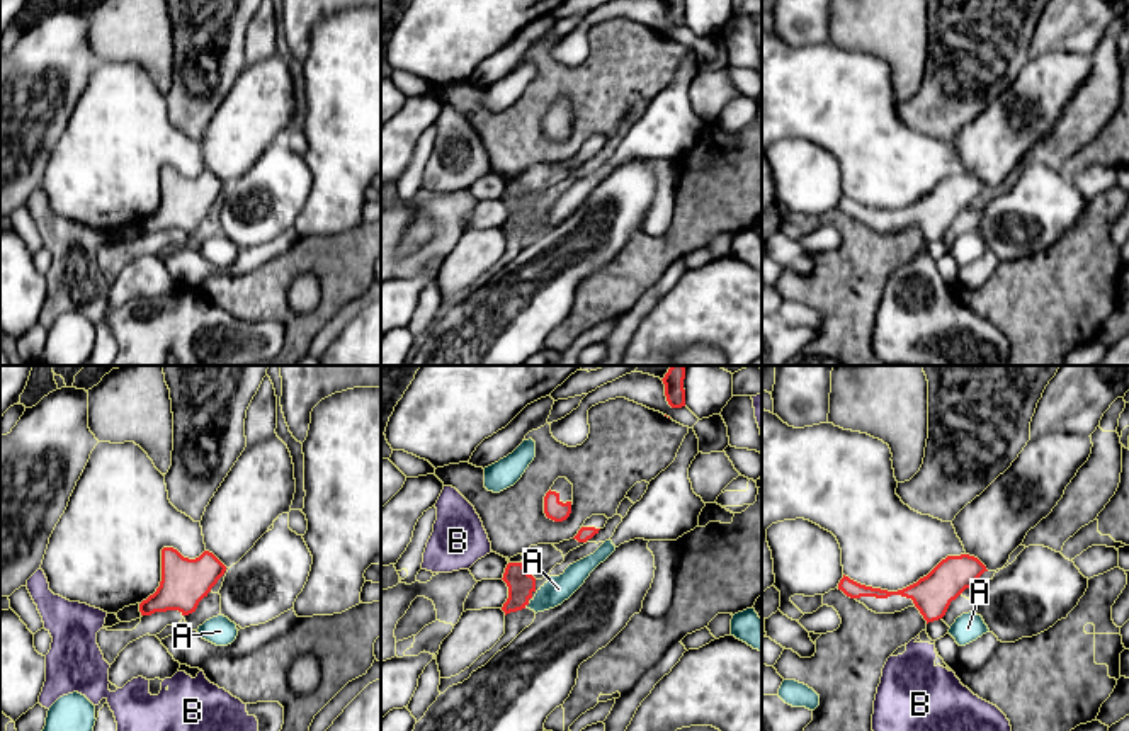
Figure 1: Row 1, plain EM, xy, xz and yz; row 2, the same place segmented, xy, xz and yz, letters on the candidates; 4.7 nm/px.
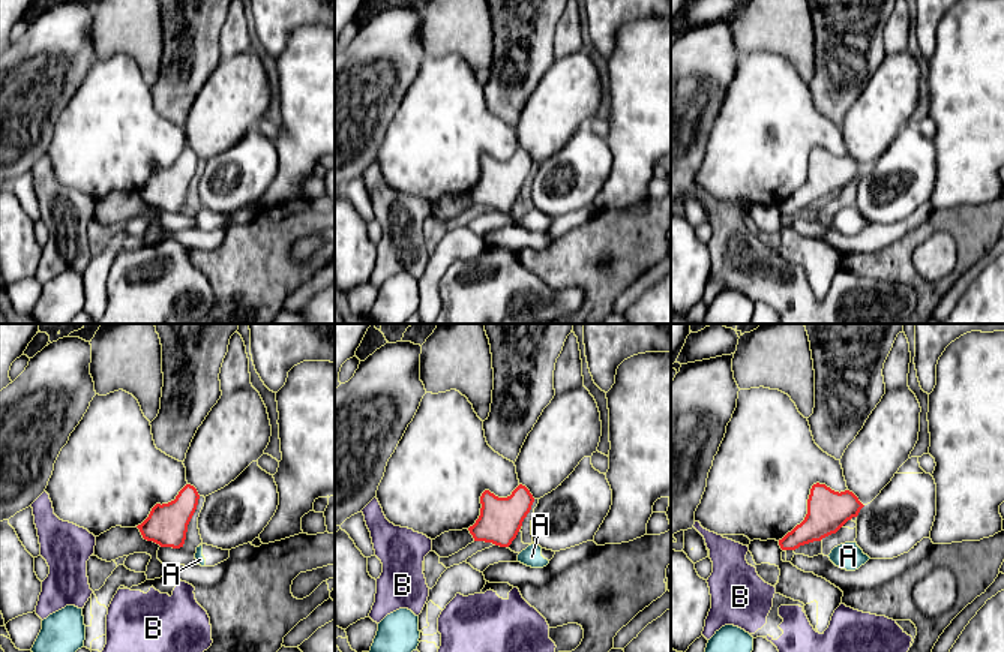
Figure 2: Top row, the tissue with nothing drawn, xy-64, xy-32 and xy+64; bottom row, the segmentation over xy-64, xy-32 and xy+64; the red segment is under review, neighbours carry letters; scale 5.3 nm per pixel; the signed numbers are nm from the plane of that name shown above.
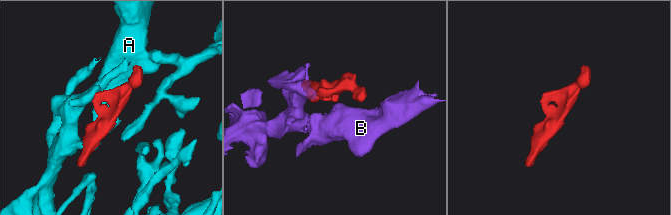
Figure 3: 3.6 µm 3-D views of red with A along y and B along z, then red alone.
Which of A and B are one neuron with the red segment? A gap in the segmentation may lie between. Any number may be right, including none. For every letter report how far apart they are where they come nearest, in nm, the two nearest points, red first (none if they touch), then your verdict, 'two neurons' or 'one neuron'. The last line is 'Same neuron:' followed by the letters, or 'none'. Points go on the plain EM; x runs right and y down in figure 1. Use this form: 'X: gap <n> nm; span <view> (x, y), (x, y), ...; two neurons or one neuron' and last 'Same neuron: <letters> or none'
A: gap 0 nm; two neurons
B: gap 80 nm; span yz (927, 242), (919, 255); one neuron
Same neuron: B

